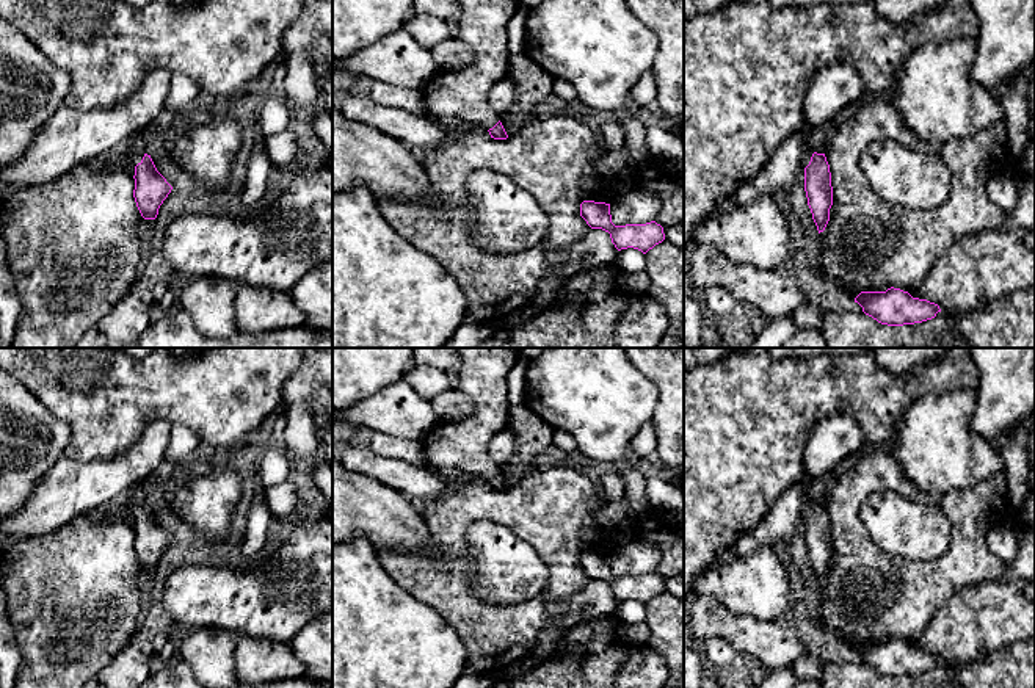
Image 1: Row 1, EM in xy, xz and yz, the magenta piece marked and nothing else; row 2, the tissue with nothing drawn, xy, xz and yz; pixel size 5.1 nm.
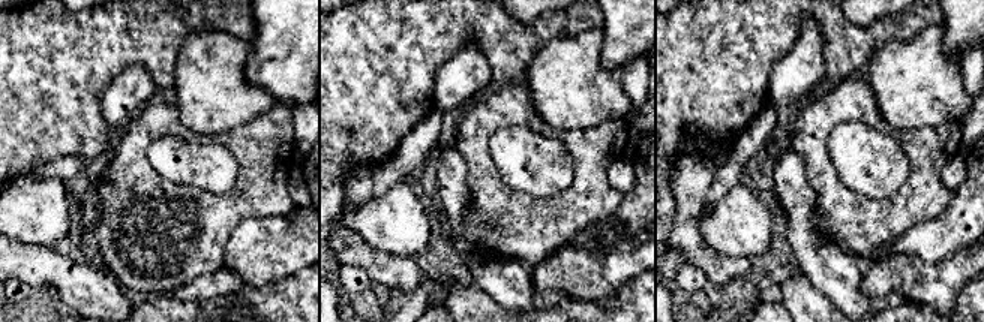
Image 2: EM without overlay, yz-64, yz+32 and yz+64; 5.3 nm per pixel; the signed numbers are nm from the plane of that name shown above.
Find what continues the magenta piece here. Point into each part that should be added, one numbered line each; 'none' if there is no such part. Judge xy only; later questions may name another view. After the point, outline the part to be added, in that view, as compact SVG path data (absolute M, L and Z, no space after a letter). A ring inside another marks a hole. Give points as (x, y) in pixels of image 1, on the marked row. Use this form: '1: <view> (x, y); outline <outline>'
1: xy (137, 152); outline M140 135L133 136L133 139L135 143L132 144L130 152L125 155L122 163L136 166L138 163L141 163L146 152L144 152Z

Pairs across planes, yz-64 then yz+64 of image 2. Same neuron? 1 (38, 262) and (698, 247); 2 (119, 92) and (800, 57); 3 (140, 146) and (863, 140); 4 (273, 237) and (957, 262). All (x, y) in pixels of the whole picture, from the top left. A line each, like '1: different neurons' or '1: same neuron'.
1: same neuron
2: same neuron
3: different neurons
4: same neuron

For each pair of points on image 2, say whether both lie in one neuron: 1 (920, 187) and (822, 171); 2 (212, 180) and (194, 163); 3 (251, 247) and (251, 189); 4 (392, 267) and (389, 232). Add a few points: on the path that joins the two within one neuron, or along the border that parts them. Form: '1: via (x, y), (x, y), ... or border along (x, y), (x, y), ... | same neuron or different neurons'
1: via (894, 208), (855, 208), (843, 196) | same neuron
2: via (207, 175), (198, 166) | same neuron
3: border along (285, 214), (245, 219), (227, 244) | different neurons
4: border along (360, 234), (369, 244), (378, 249), (414, 258) | different neurons

